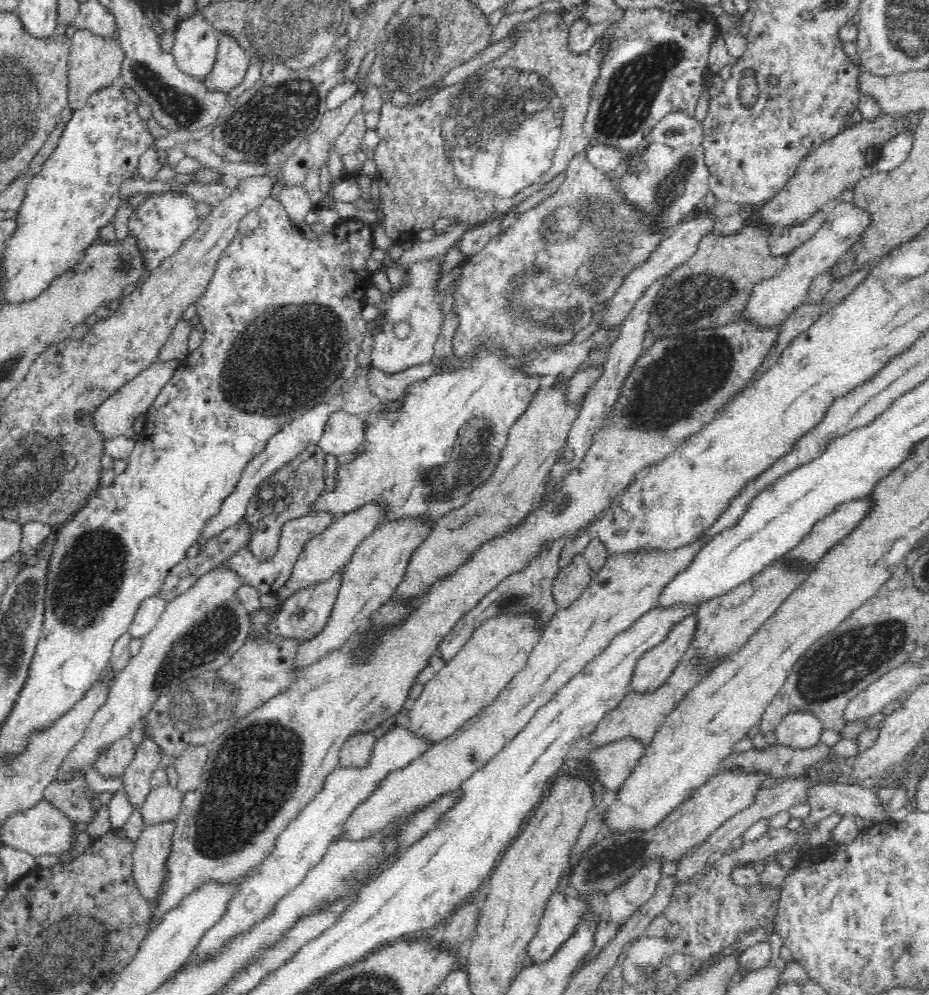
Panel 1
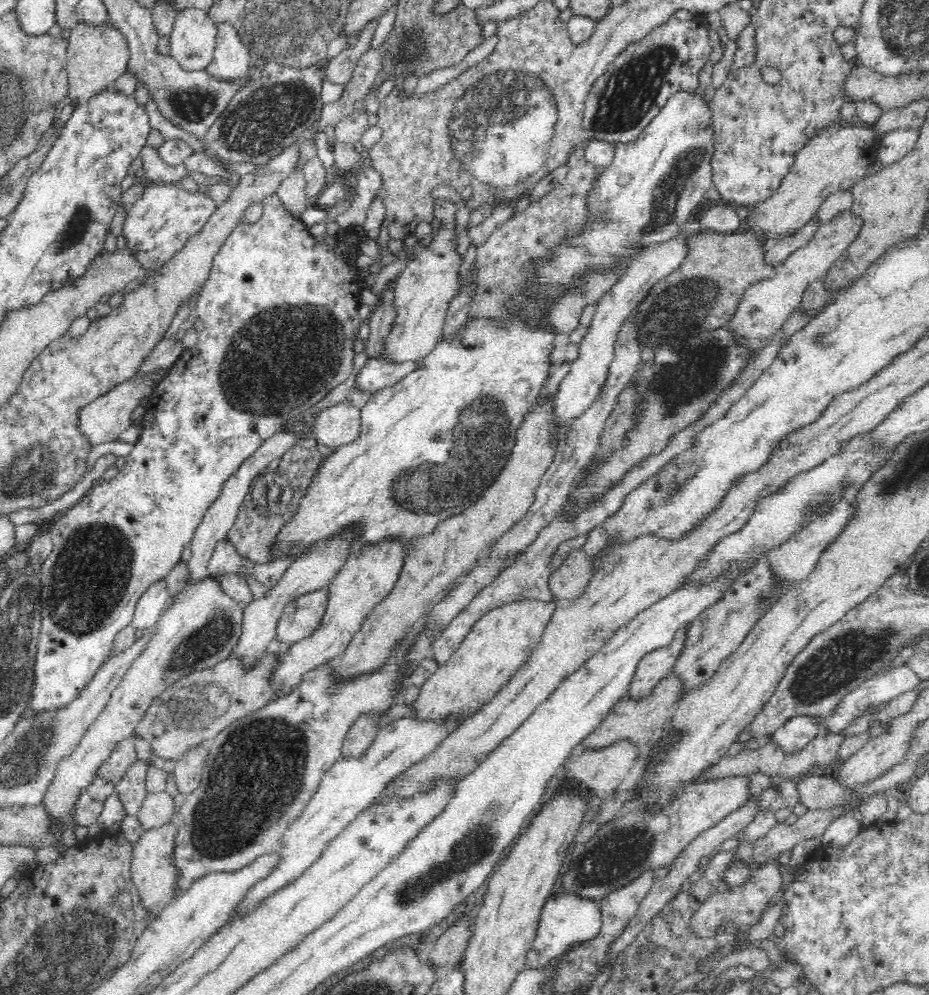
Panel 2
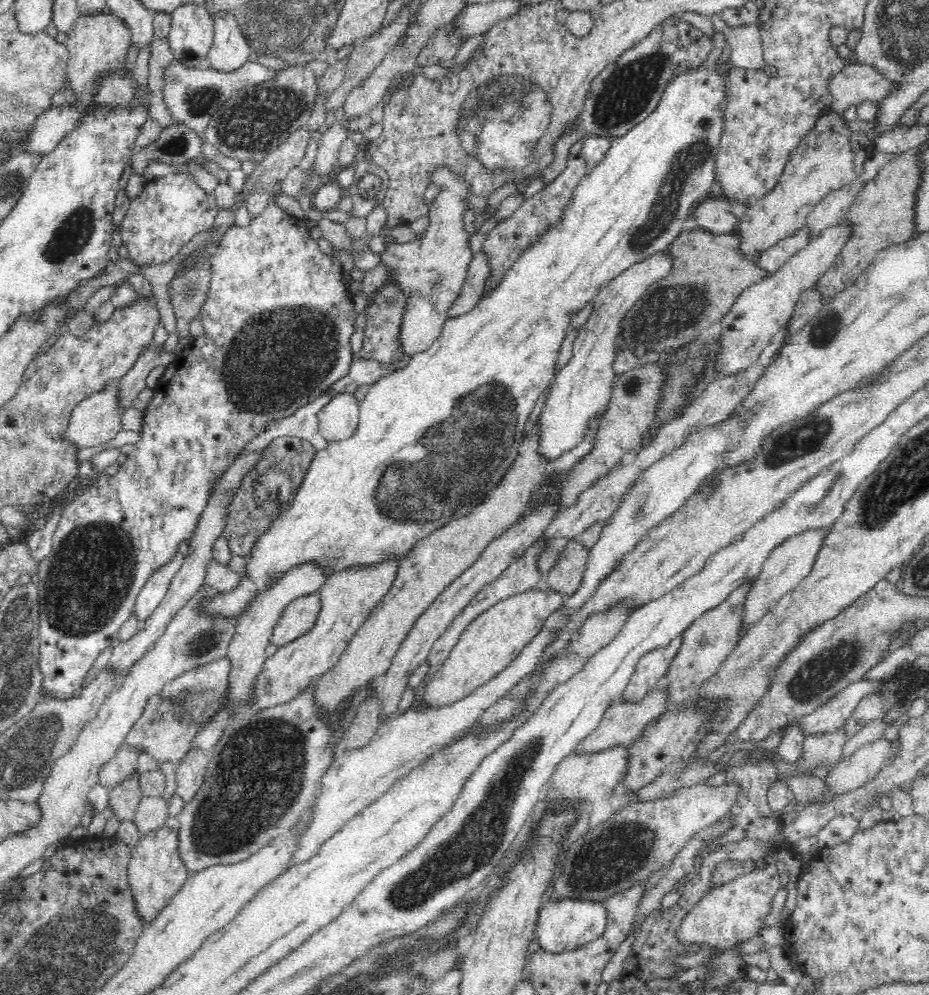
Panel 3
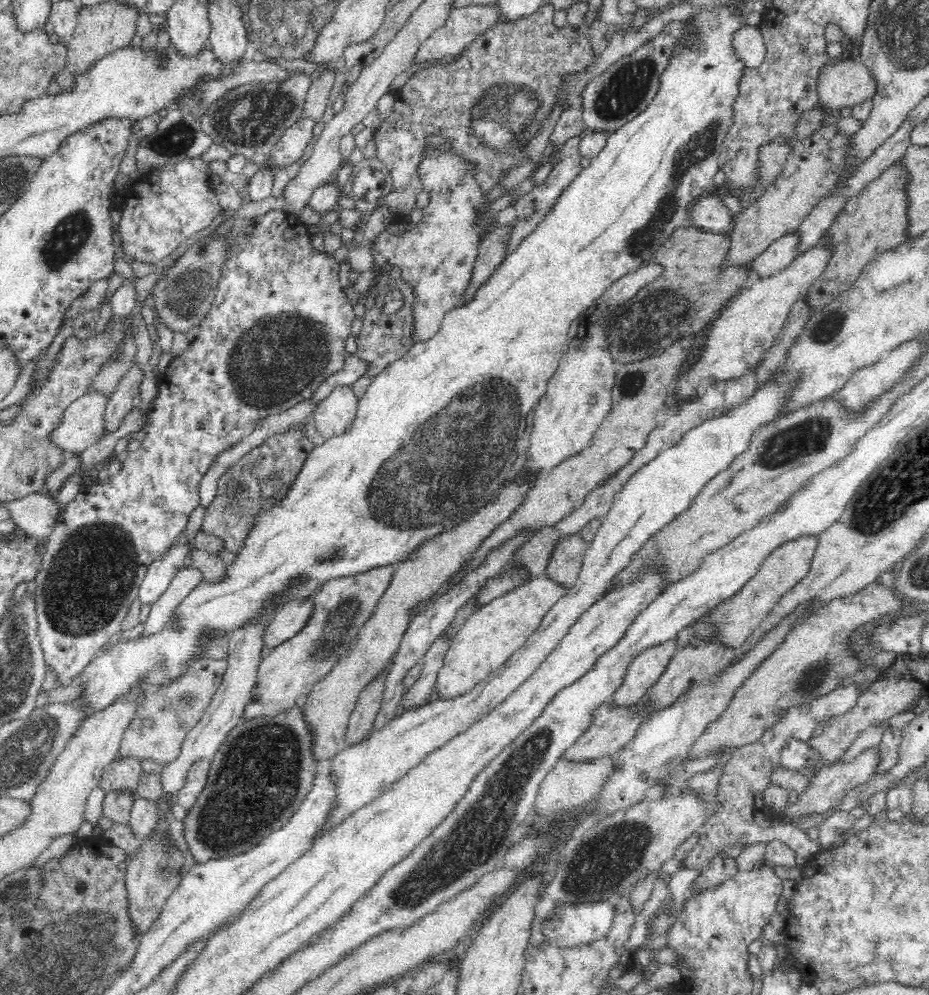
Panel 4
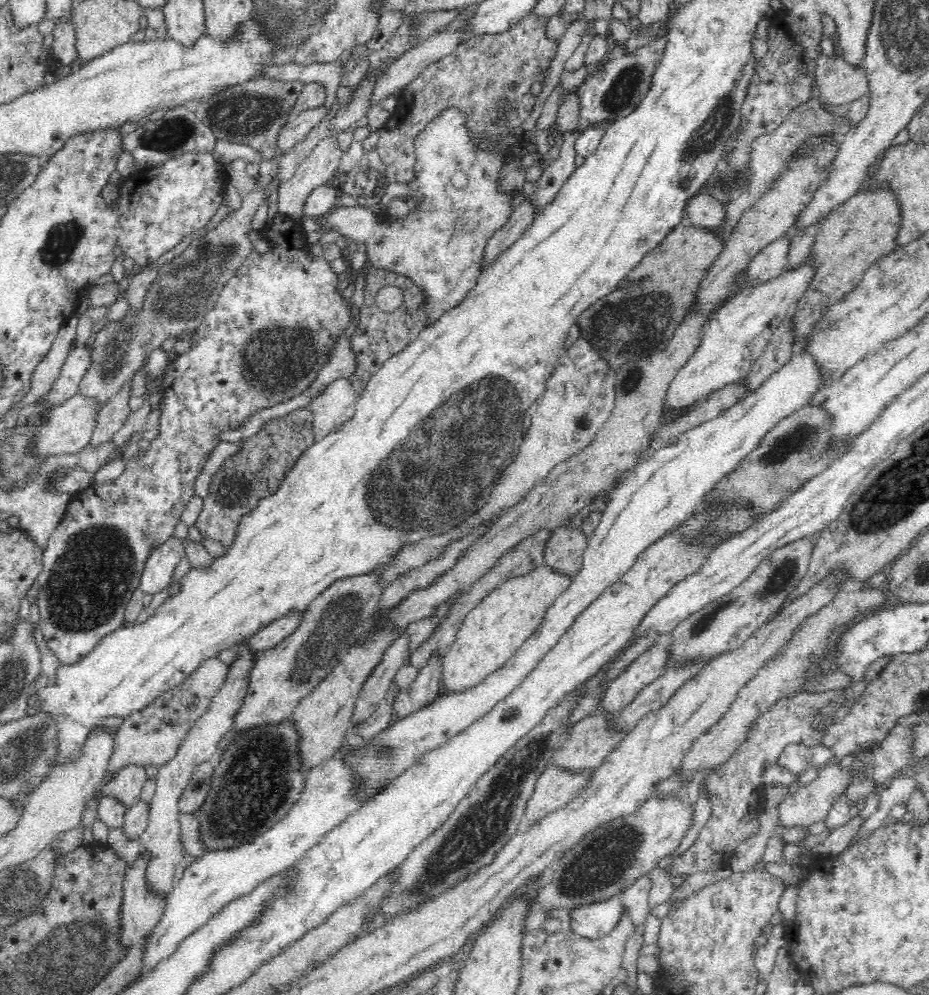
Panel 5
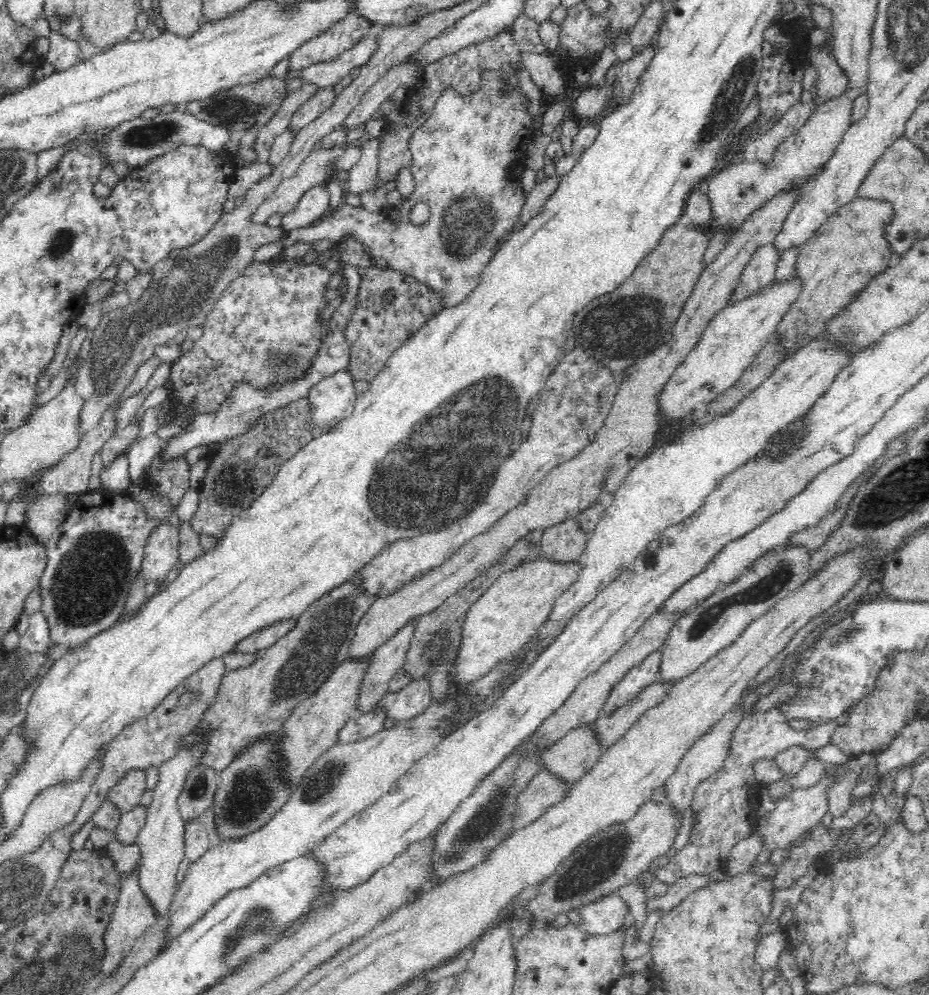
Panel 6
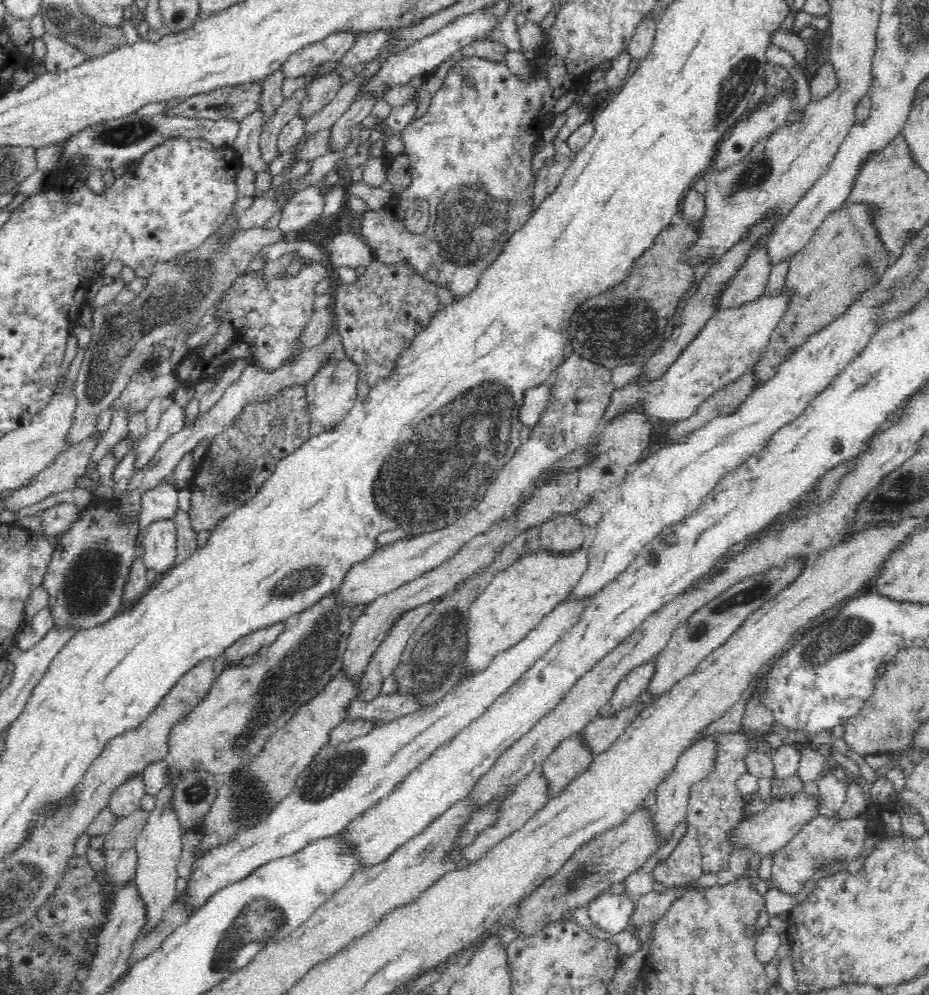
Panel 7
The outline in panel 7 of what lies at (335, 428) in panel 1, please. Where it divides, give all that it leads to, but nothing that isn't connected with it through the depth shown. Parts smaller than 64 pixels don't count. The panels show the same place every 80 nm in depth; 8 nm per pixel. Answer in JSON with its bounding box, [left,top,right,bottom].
[305,355,358,430]

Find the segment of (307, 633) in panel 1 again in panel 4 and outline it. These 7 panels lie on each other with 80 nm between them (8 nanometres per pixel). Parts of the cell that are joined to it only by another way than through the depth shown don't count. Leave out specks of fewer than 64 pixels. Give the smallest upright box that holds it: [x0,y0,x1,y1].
[261,601,314,649]

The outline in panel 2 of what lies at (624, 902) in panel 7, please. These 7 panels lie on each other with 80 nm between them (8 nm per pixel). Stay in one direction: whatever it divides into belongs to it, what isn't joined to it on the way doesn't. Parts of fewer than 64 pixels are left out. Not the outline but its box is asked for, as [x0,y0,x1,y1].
[533,893,602,961]

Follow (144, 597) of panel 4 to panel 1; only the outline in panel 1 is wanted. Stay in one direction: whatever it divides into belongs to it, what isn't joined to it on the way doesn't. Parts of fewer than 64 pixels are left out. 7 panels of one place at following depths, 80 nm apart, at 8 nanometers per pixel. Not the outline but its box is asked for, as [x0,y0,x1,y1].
[129,592,167,638]

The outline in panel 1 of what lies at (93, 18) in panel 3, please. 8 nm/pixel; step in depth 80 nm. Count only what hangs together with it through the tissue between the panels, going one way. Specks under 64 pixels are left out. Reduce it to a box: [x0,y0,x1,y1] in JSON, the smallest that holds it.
[67,29,126,110]

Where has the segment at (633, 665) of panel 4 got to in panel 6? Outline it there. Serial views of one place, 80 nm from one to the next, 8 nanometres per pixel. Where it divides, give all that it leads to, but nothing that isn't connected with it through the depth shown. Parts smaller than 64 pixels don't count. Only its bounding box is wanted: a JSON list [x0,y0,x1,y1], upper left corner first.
[602,652,661,716]

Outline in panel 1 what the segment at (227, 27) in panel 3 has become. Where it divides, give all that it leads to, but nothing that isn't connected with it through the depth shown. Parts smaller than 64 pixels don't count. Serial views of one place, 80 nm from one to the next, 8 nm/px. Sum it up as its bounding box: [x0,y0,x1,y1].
[205,33,250,93]

